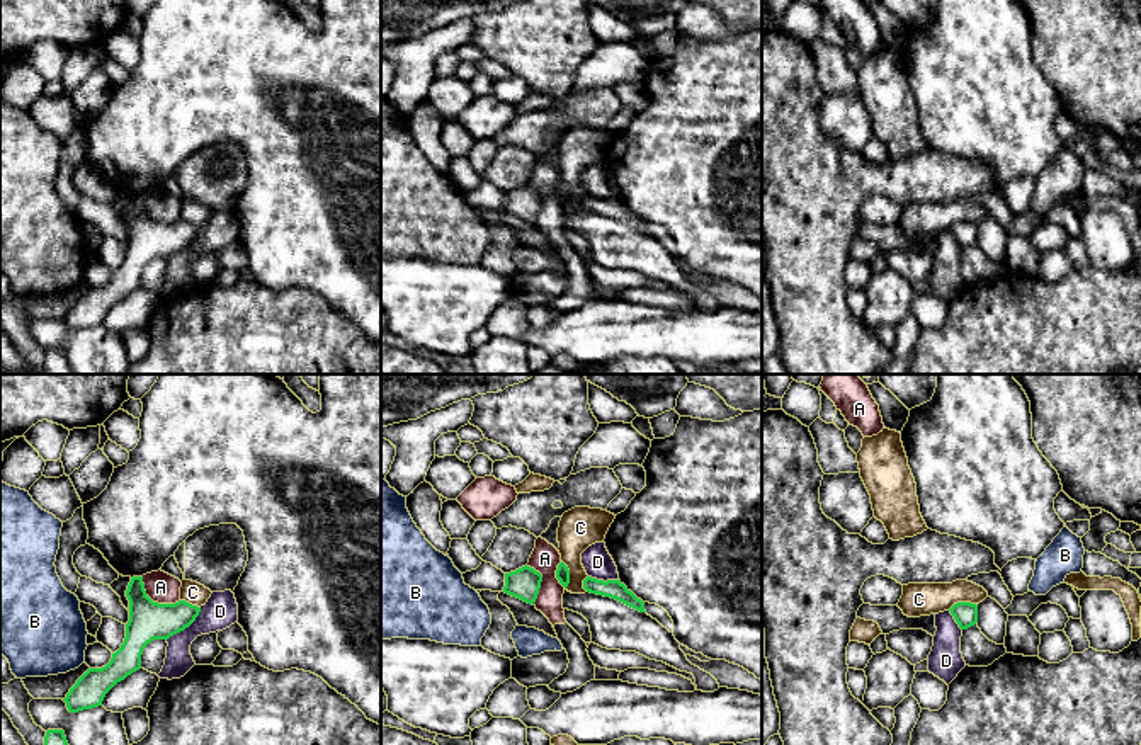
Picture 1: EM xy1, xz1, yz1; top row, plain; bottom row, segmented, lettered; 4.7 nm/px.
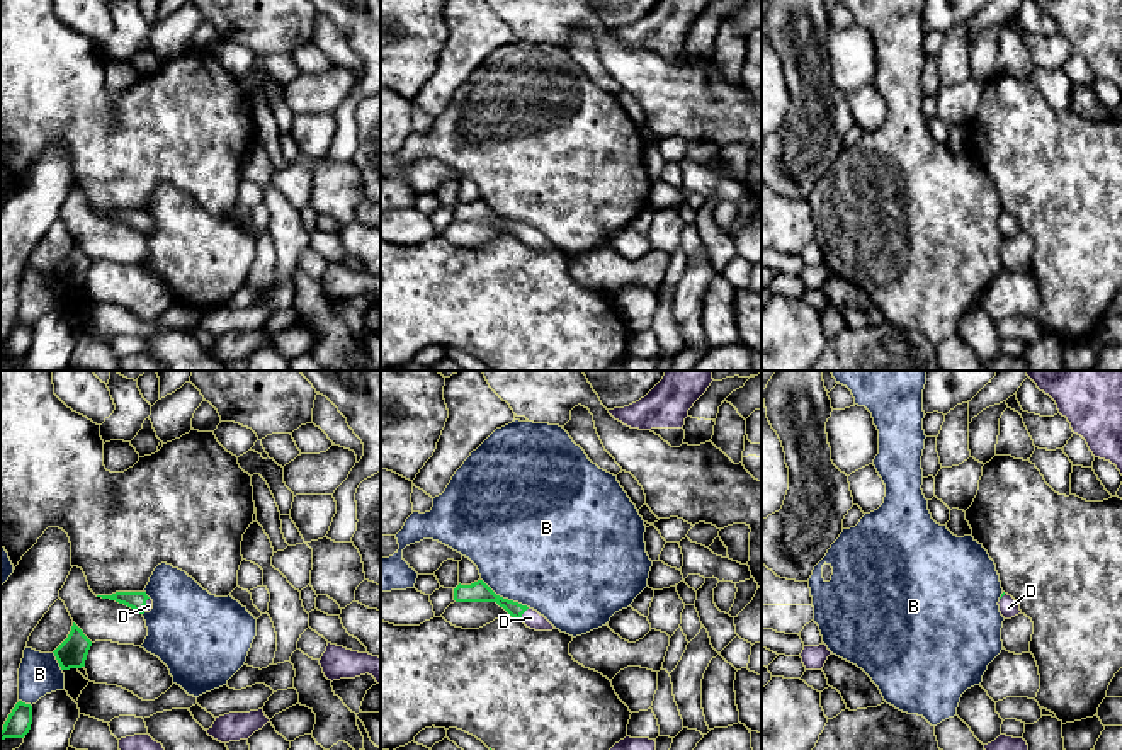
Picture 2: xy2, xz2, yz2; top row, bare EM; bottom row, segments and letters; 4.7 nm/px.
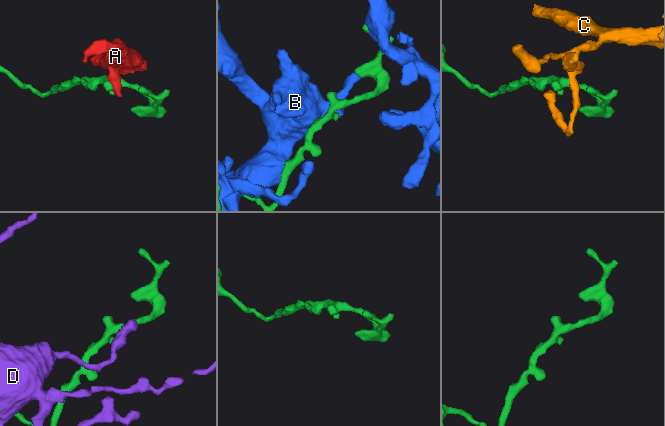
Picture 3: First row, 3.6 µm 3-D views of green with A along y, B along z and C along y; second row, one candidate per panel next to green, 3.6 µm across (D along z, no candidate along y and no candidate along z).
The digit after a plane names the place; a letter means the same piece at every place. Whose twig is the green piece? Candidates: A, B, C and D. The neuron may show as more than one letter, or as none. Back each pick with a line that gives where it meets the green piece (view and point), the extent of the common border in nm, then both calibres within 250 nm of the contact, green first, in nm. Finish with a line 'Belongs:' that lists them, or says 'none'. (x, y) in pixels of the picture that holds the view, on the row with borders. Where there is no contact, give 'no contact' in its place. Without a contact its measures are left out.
D: meets green in xy1 at (186, 626); contact 220 nm long; 180 nm thick on the green side, 160 nm on the other
Belongs: D

